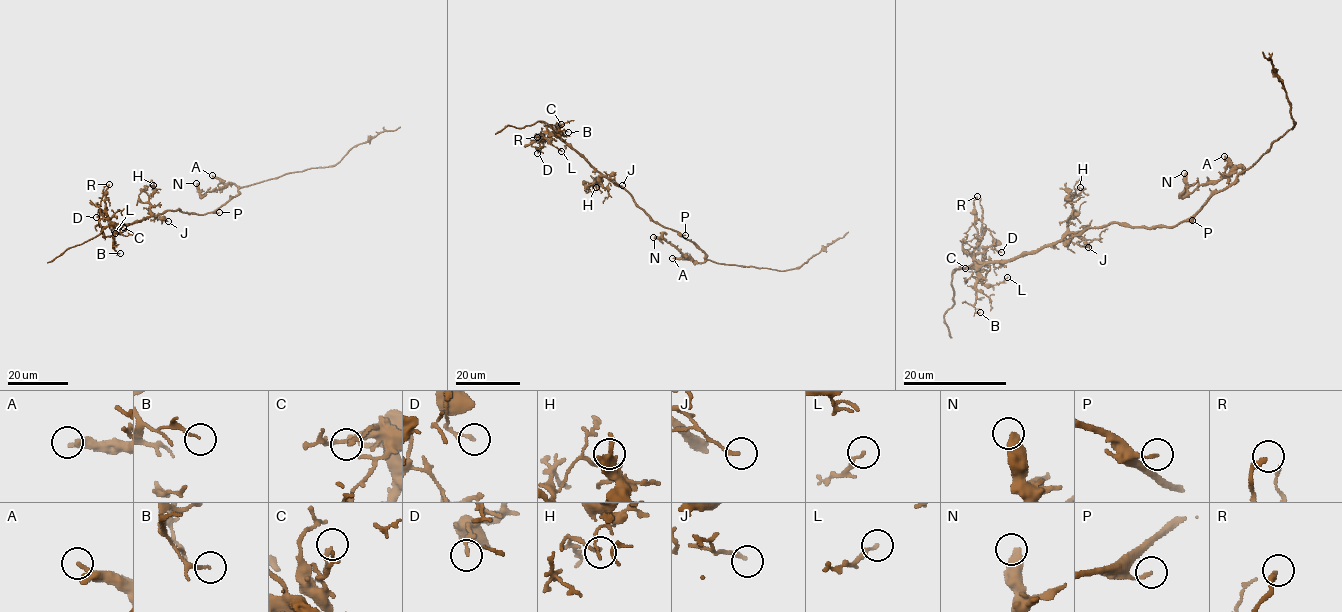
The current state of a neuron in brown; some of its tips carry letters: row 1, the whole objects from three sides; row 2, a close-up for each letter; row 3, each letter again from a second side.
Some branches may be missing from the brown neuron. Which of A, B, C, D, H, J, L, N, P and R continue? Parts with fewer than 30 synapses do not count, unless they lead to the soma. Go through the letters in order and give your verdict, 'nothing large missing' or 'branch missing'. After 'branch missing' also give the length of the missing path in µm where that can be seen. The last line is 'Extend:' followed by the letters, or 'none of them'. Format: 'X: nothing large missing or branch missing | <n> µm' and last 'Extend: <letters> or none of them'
A: nothing large missing
B: nothing large missing
C: nothing large missing
D: nothing large missing
H: nothing large missing
J: nothing large missing
L: nothing large missing
N: nothing large missing
P: nothing large missing
R: nothing large missing
Extend: none of them

